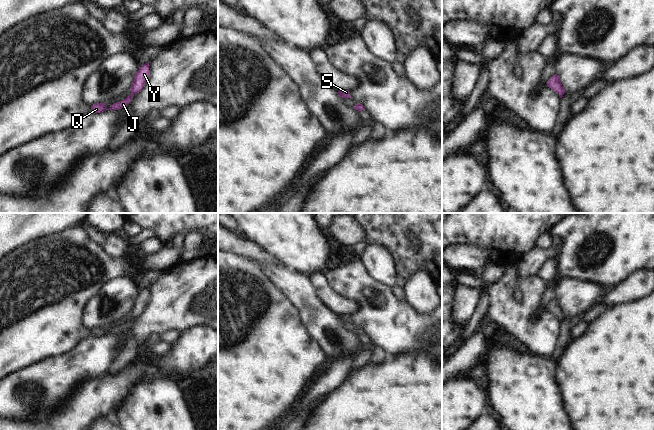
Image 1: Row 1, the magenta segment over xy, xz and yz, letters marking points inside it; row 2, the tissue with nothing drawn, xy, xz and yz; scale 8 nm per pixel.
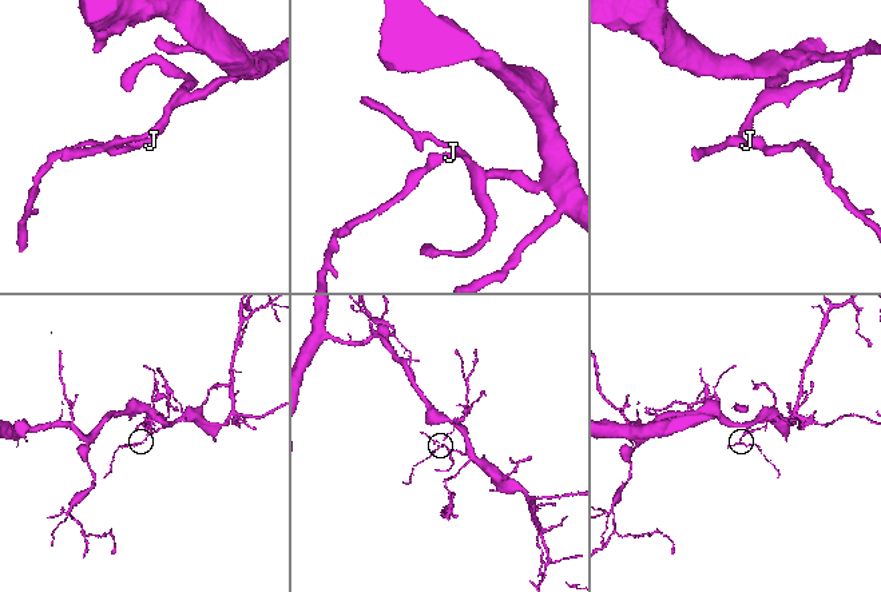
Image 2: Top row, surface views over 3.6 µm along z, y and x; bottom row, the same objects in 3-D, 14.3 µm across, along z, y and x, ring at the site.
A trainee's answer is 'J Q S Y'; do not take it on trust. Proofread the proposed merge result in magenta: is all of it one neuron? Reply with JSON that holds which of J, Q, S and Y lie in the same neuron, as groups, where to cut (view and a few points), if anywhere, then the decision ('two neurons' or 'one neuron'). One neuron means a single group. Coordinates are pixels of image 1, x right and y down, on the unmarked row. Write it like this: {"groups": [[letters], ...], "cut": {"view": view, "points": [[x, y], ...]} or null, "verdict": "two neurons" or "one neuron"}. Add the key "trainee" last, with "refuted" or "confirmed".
{"groups": [["J", "Q", "S", "Y"]], "cut": null, "verdict": "one neuron", "trainee": "confirmed"}

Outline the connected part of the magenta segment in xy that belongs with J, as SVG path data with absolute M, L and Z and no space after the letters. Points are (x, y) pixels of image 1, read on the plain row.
M149 286L143 288L136 296L130 312L131 318L125 323L112 328L109 333L118 334L121 332L125 332L129 328L133 320L143 313L143 310L147 305L148 301L149 301Z

